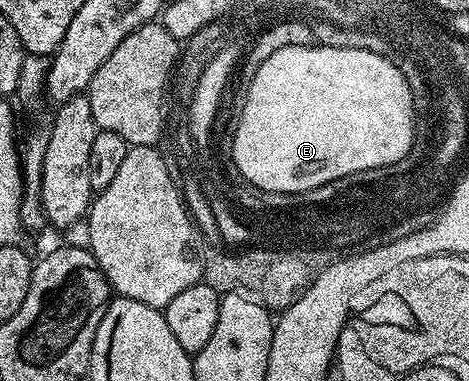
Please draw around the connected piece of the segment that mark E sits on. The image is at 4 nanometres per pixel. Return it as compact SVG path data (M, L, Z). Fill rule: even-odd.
M322 43L276 51L276 55L260 63L260 71L256 71L248 87L243 113L233 136L234 161L244 181L264 192L306 192L354 172L394 164L404 159L412 147L413 99L400 70L389 59L361 47L318 44Z

